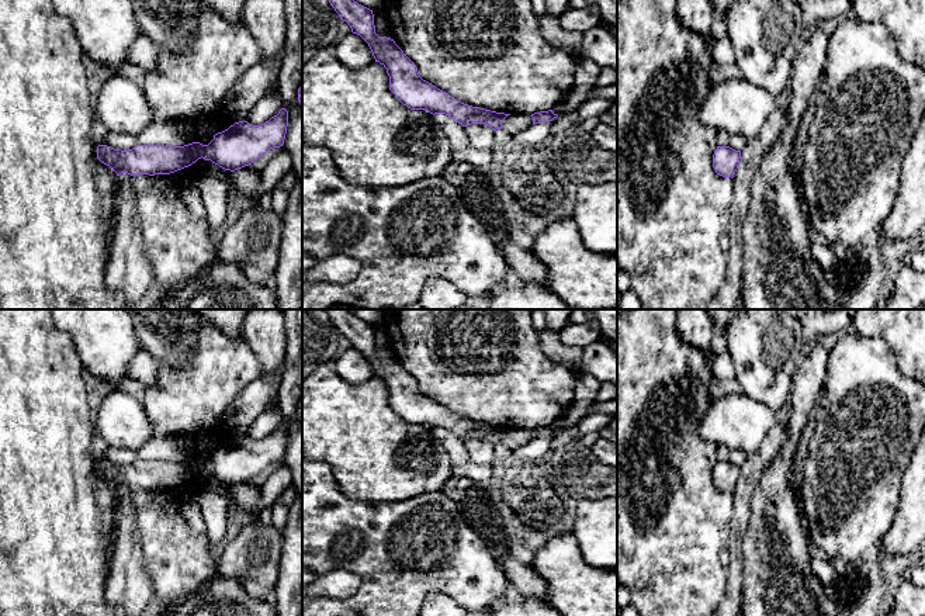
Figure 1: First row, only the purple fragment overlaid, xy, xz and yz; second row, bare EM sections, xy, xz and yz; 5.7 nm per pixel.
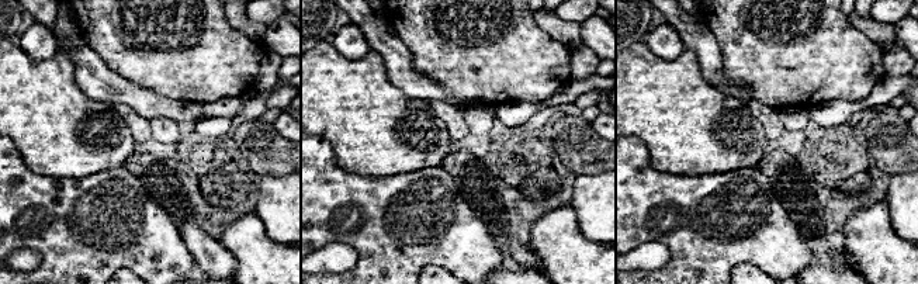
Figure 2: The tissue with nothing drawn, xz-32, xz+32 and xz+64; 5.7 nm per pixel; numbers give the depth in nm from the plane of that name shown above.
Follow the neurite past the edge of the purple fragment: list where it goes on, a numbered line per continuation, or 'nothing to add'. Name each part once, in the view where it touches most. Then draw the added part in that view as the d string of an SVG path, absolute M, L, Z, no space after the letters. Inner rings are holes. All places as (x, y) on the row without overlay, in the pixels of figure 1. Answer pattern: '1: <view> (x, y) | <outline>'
nothing to add

